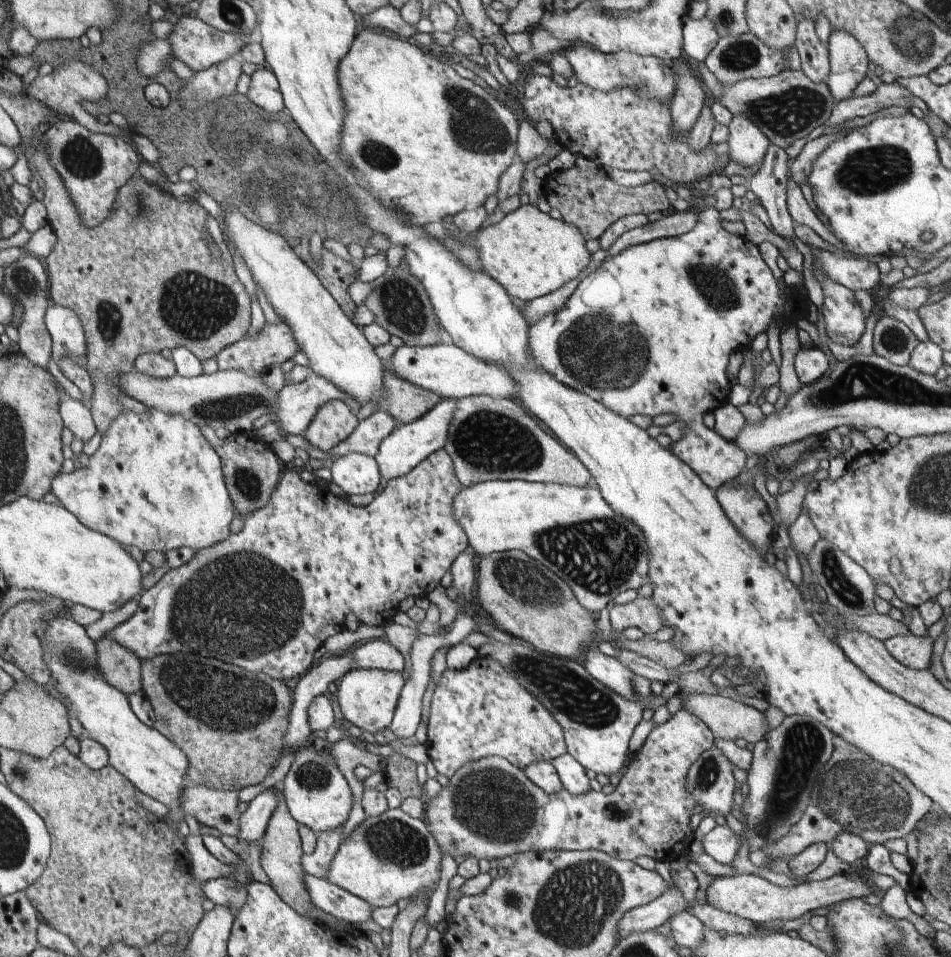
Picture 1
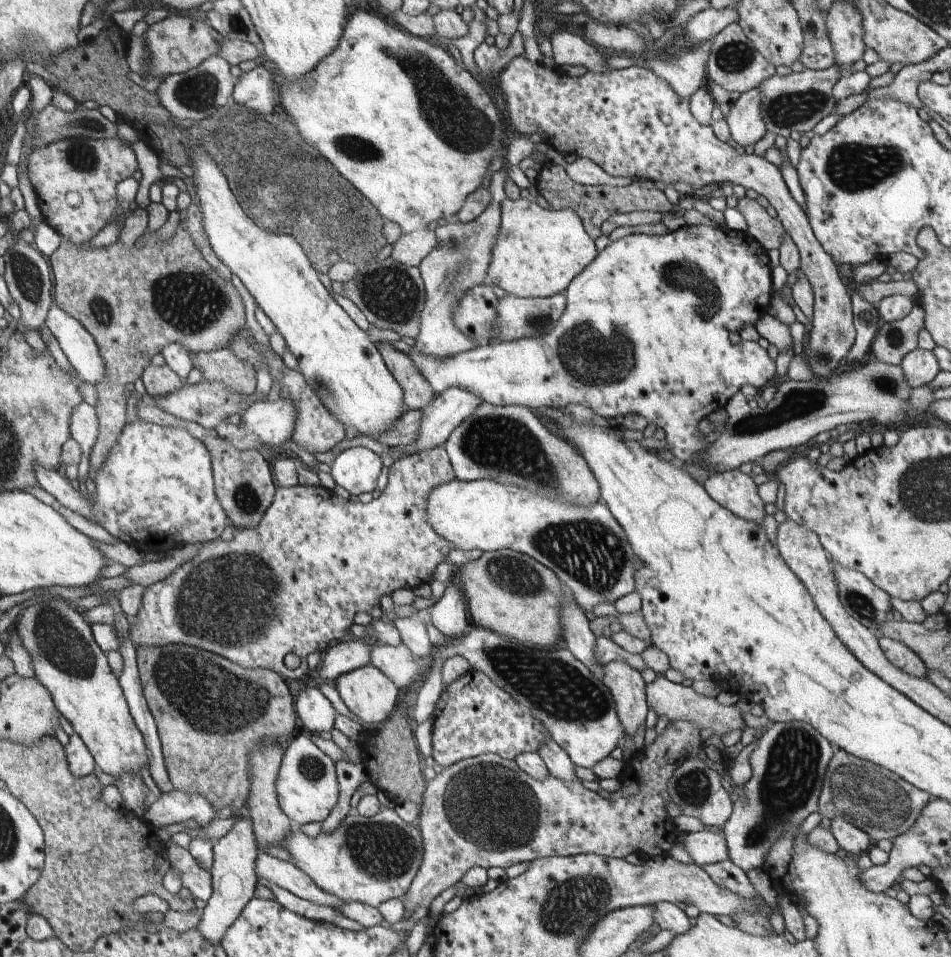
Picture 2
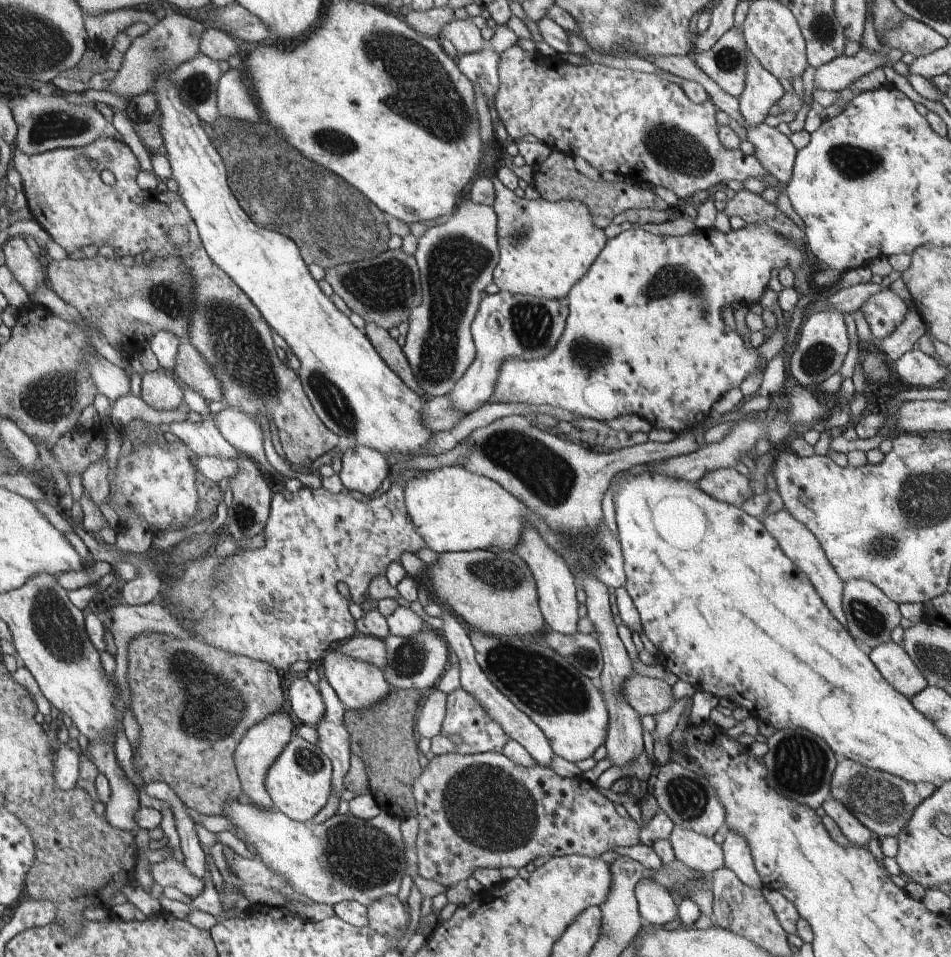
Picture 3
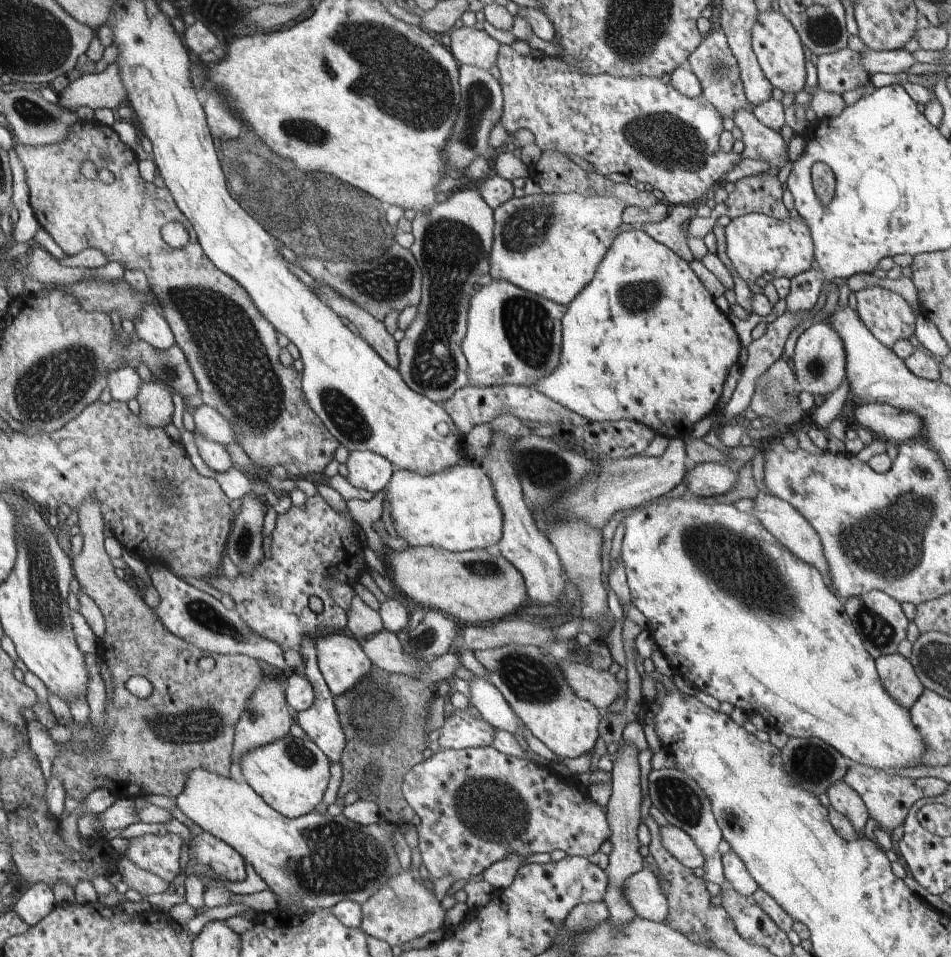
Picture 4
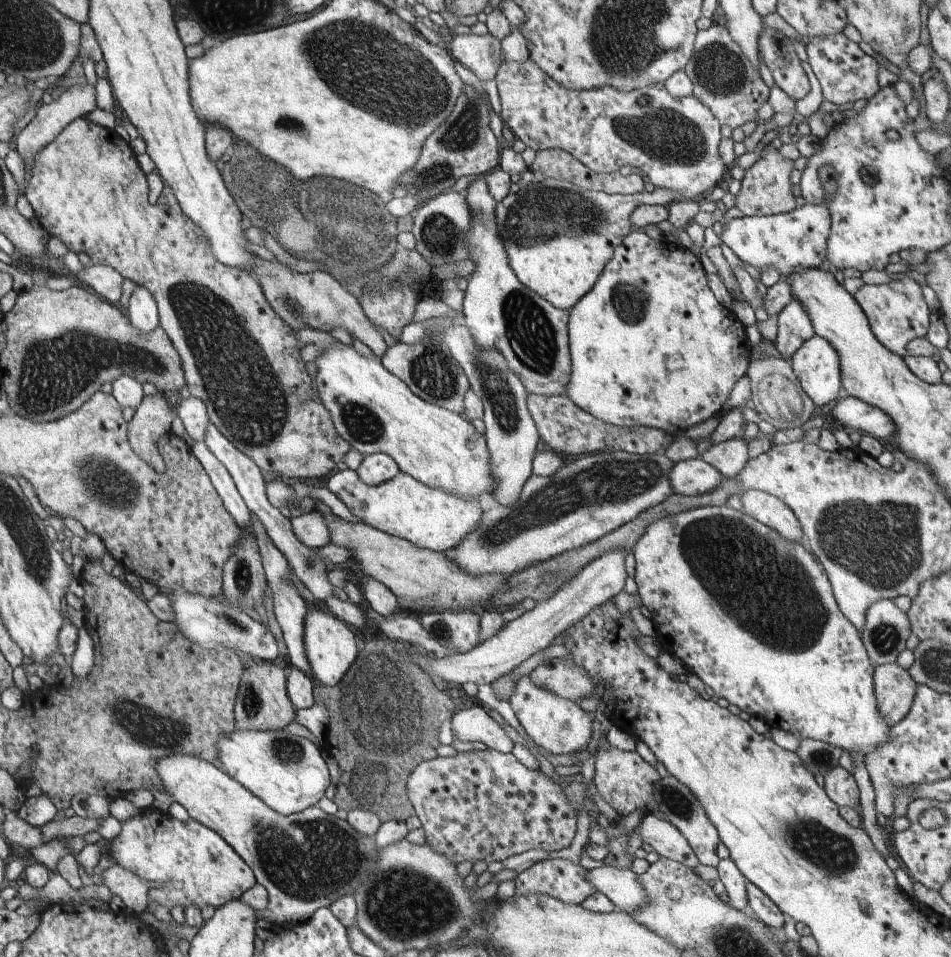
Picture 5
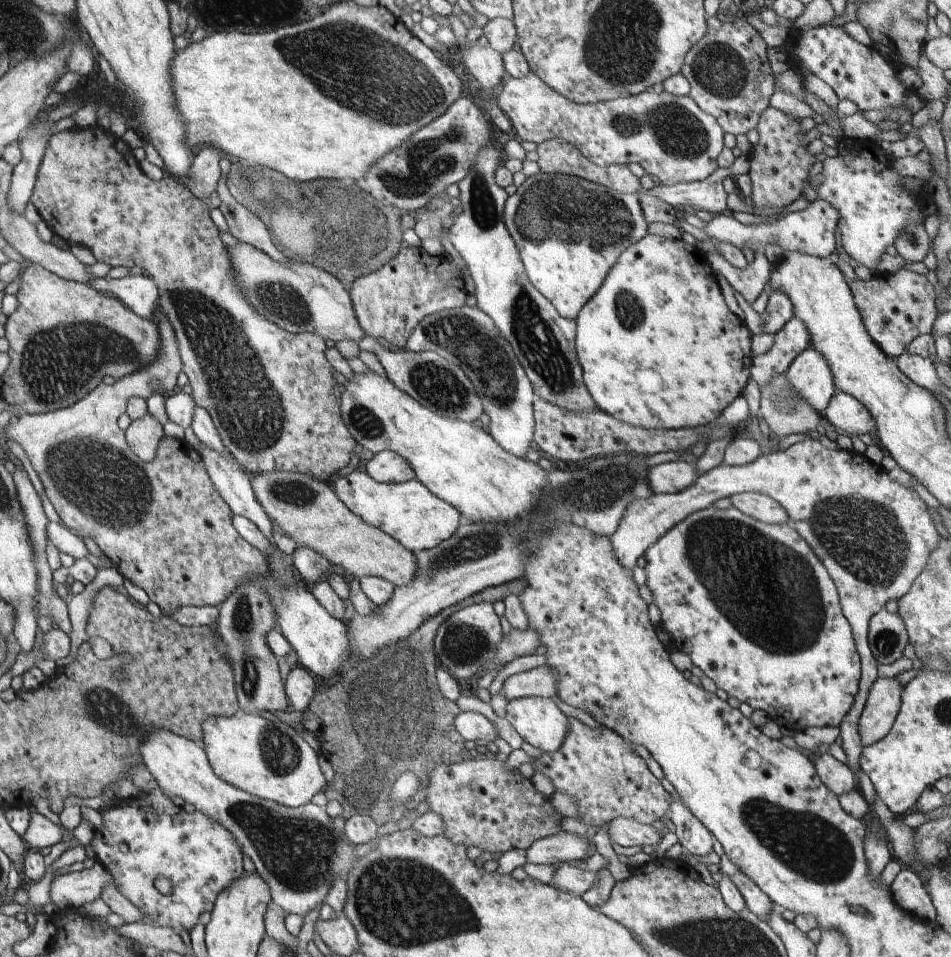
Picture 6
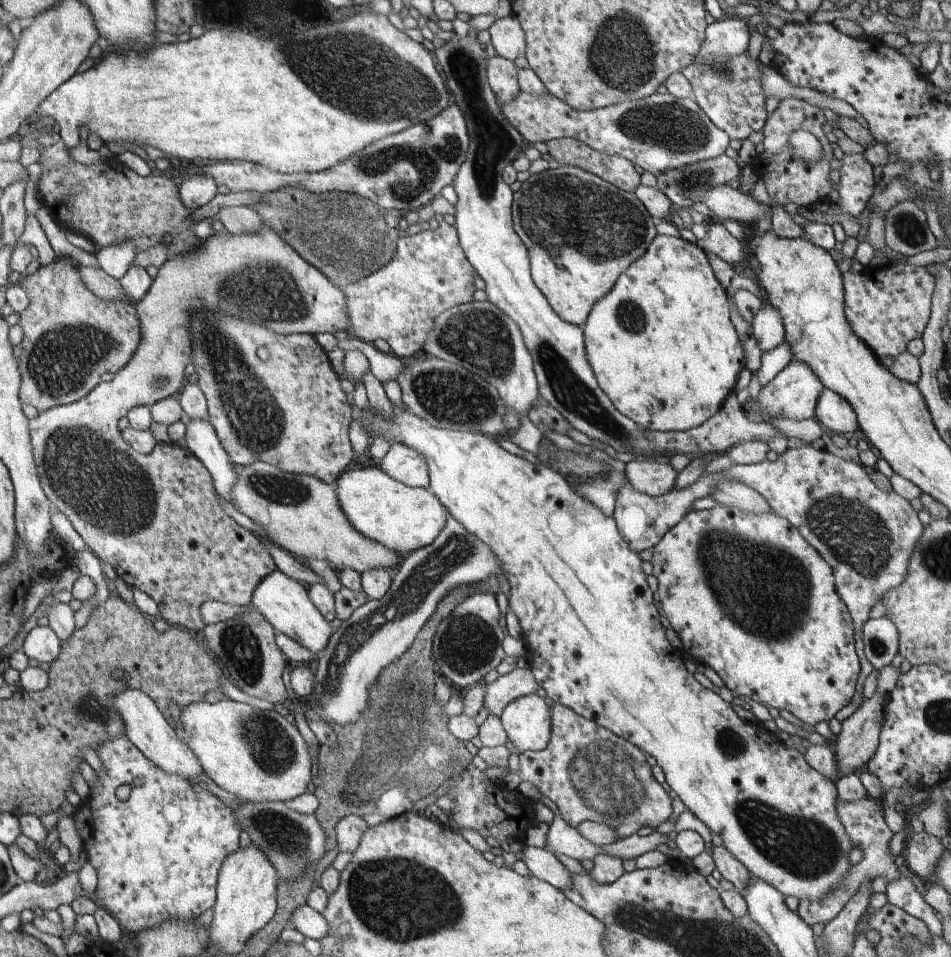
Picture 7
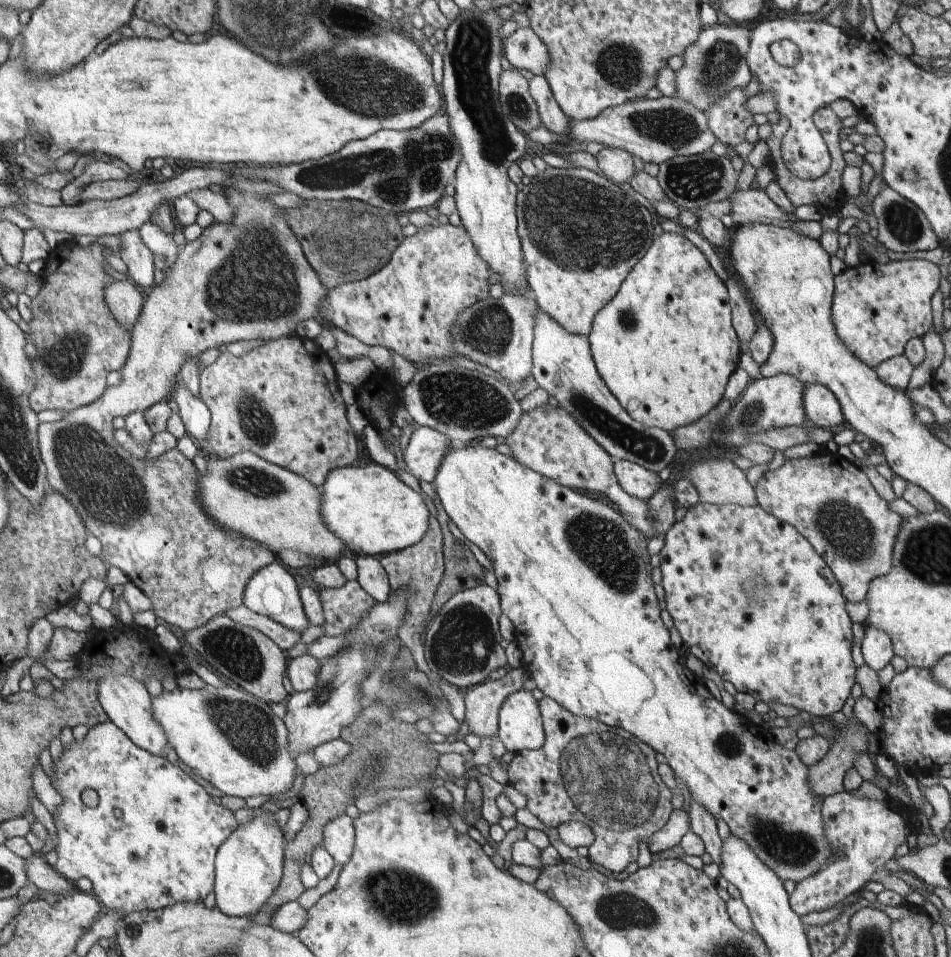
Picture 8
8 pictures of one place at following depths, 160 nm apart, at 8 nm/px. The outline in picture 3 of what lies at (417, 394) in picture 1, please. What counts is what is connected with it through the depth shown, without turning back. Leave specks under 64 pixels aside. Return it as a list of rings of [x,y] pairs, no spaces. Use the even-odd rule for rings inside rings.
[[[375,322],[365,324],[366,334],[370,334],[370,342],[381,353],[388,365],[398,374],[410,388],[416,391],[421,397],[425,397],[418,386],[416,375],[406,358],[405,351],[396,339],[384,327],[378,326]]]

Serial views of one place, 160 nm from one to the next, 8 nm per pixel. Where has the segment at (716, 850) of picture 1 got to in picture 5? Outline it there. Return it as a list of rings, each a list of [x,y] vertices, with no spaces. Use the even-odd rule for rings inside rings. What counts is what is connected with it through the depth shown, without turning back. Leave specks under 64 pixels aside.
[[[652,812],[645,813],[638,824],[638,832],[642,842],[651,846],[660,857],[674,860],[690,869],[701,864],[682,832],[666,819],[656,818]]]

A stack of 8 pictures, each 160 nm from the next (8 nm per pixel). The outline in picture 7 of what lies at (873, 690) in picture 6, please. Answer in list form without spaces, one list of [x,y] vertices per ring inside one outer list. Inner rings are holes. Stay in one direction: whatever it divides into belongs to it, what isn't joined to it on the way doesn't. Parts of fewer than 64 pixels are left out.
[[[876,692],[874,696],[863,701],[860,702],[857,710],[842,722],[842,732],[837,736],[836,741],[831,743],[840,777],[863,771],[880,744],[880,734],[889,701],[888,694]]]

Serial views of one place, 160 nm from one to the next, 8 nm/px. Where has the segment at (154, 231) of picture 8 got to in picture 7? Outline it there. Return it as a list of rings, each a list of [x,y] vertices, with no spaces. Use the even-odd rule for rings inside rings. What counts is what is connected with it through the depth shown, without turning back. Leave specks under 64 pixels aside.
[[[124,242],[122,246],[101,248],[95,255],[99,268],[113,279],[120,280],[131,267],[136,252],[132,242]]]

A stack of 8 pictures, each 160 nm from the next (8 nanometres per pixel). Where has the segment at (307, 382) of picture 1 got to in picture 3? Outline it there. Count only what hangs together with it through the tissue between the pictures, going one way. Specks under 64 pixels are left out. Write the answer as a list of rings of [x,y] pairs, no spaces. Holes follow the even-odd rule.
[[[229,406],[216,413],[213,421],[224,440],[229,442],[240,455],[251,458],[259,465],[263,465],[274,477],[282,481],[287,479],[279,474],[266,459],[264,436],[258,420],[242,412],[237,412]]]

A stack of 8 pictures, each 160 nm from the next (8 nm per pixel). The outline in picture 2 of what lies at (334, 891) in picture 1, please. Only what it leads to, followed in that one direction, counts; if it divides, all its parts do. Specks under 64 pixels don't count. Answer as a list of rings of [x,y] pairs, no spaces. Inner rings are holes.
[[[262,850],[256,857],[254,870],[260,880],[264,878],[264,880],[268,880],[300,898],[310,900],[314,904],[332,906],[333,908],[344,904],[333,894],[323,891],[305,871],[294,866],[292,862],[276,858]]]

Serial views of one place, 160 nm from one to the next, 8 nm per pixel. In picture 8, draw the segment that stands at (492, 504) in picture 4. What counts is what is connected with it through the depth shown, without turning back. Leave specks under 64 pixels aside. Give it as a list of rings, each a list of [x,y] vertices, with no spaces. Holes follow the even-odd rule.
[[[383,465],[340,467],[329,474],[322,490],[322,518],[355,557],[382,555],[418,544],[426,536],[428,508],[423,492],[414,492]]]

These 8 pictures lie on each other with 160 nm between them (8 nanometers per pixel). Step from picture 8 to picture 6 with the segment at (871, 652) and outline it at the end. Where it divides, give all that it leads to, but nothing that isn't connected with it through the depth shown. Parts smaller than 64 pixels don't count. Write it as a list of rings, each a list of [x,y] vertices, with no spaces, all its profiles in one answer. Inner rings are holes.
[[[882,608],[870,620],[868,643],[879,665],[896,662],[903,656],[904,648],[908,644],[902,618],[897,613],[890,613]]]

